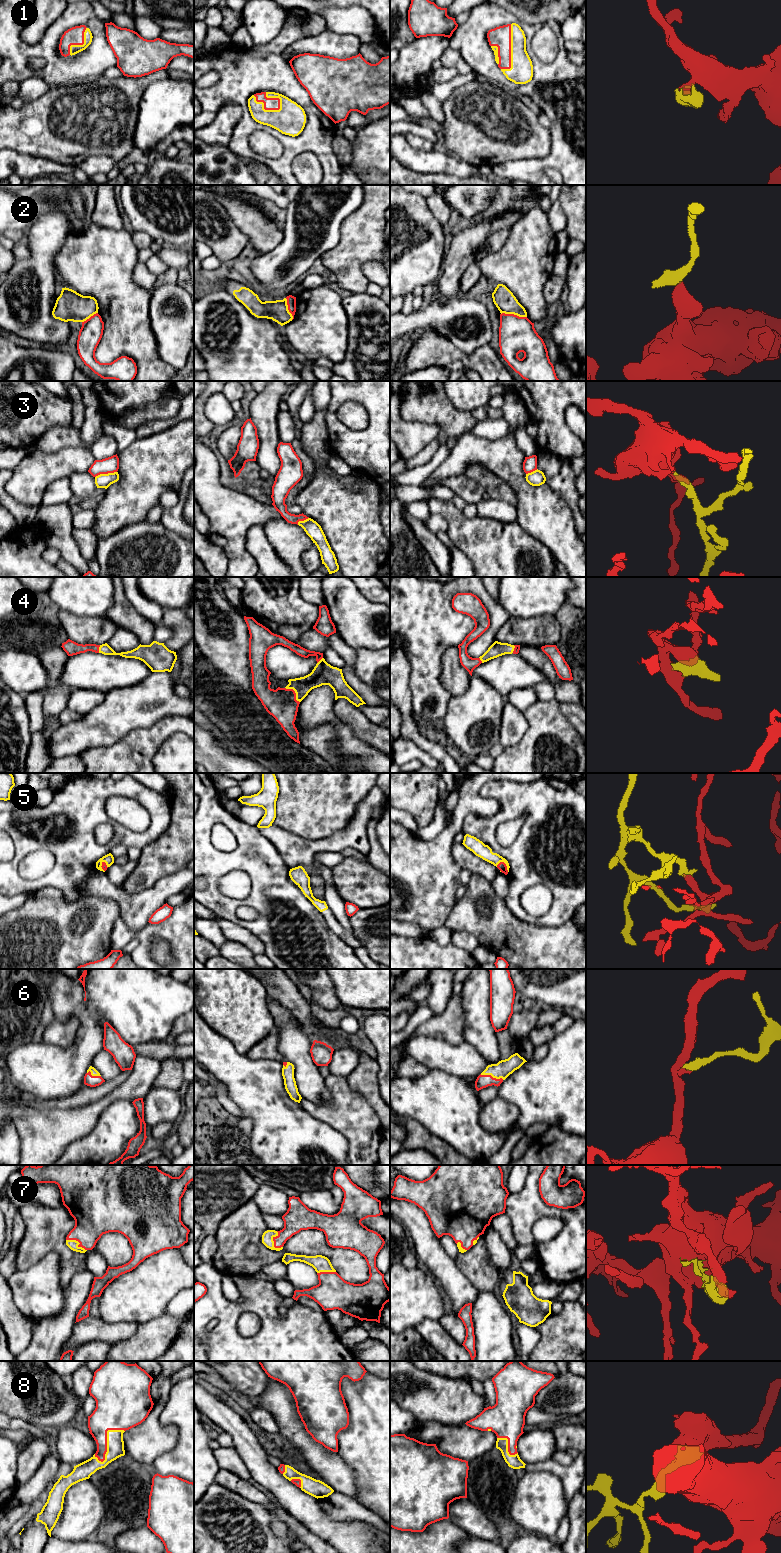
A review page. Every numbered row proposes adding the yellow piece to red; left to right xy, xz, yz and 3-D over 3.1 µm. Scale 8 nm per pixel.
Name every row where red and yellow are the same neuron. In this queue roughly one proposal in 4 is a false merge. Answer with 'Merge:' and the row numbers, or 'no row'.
Merge: 1, 4, 5, 6, 7, 8

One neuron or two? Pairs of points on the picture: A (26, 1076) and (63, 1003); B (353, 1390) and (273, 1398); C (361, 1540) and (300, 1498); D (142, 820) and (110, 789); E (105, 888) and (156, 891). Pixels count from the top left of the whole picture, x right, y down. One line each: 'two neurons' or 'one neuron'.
A: two neurons
B: two neurons
C: one neuron
D: two neurons
E: one neuron

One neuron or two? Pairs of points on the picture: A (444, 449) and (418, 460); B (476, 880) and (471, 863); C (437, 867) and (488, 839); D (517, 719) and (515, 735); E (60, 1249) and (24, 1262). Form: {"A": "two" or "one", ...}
{"A": "two", "B": "two", "C": "two", "D": "one", "E": "one"}

